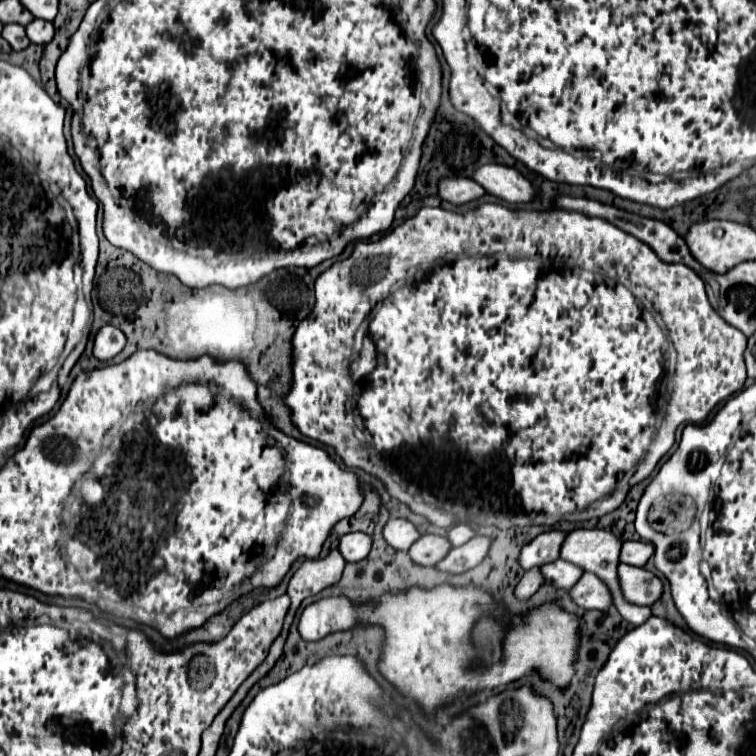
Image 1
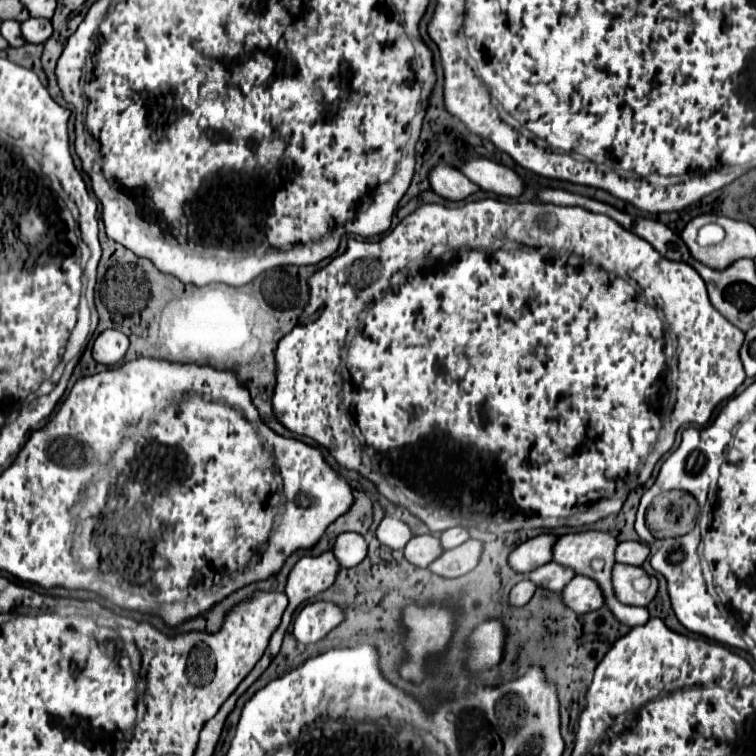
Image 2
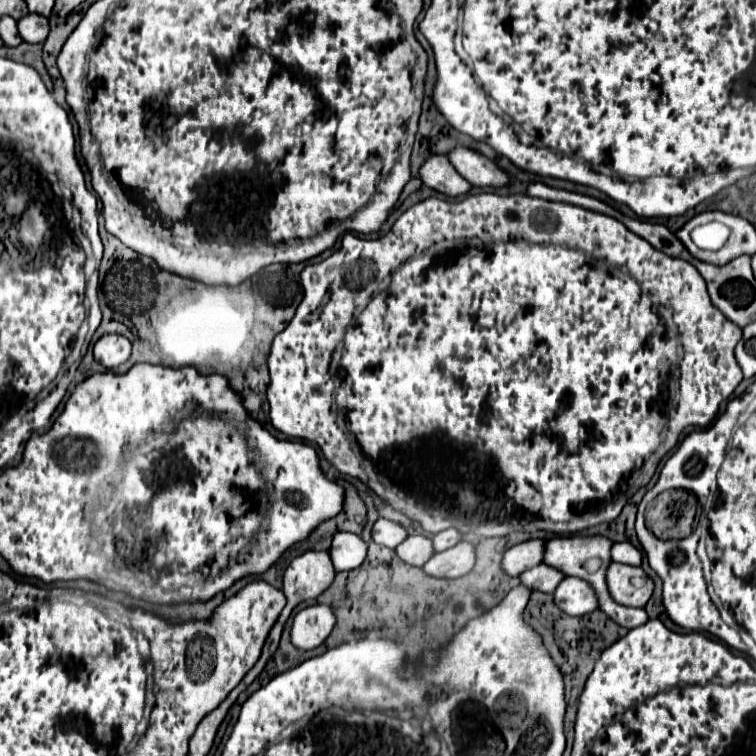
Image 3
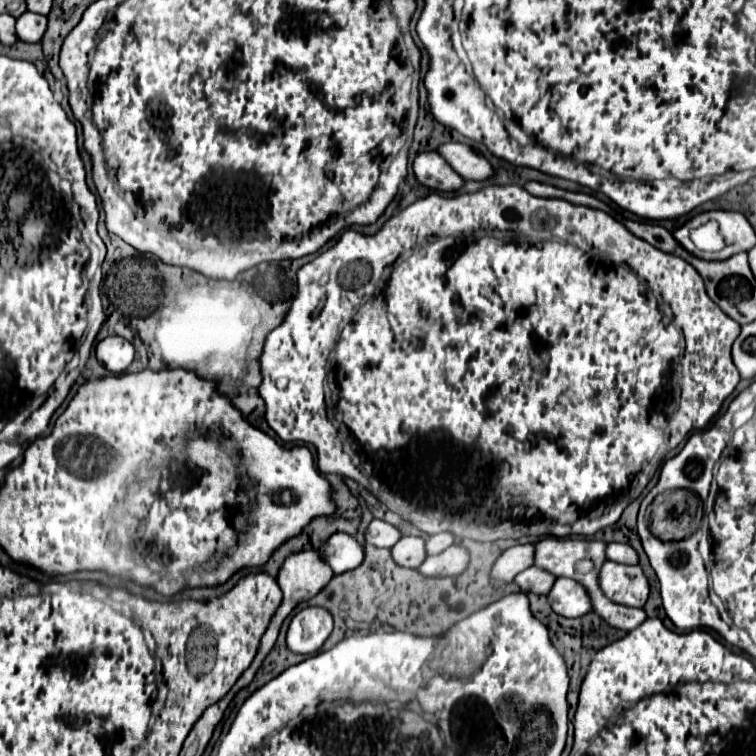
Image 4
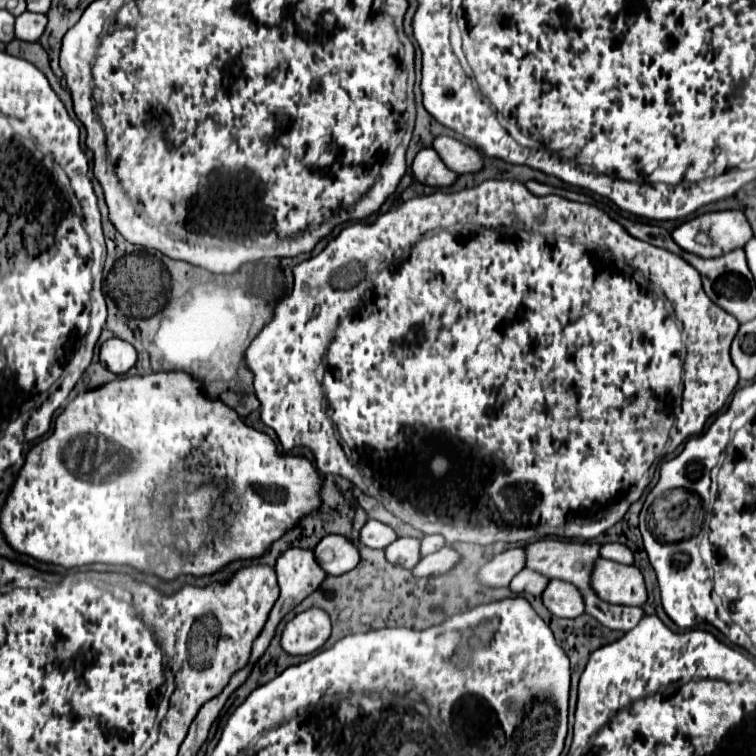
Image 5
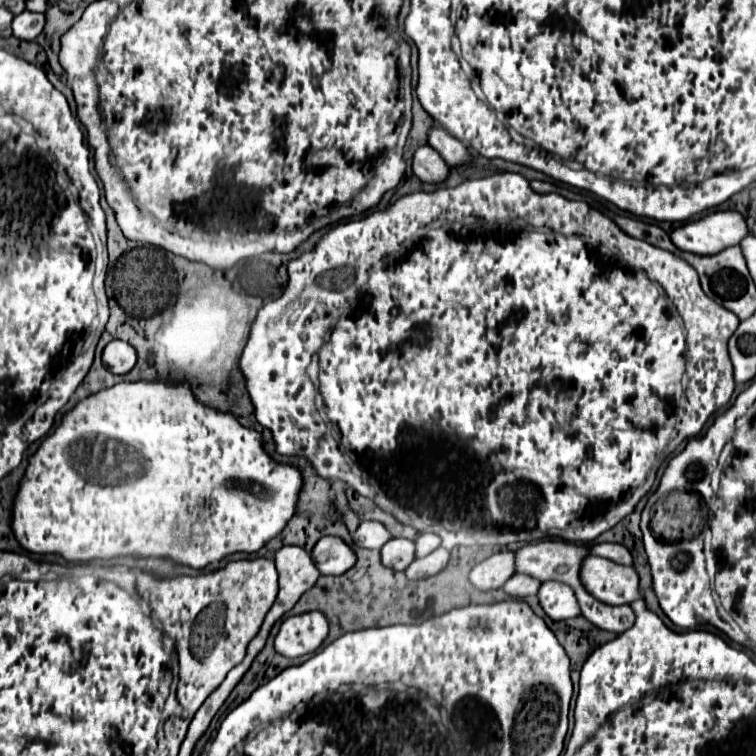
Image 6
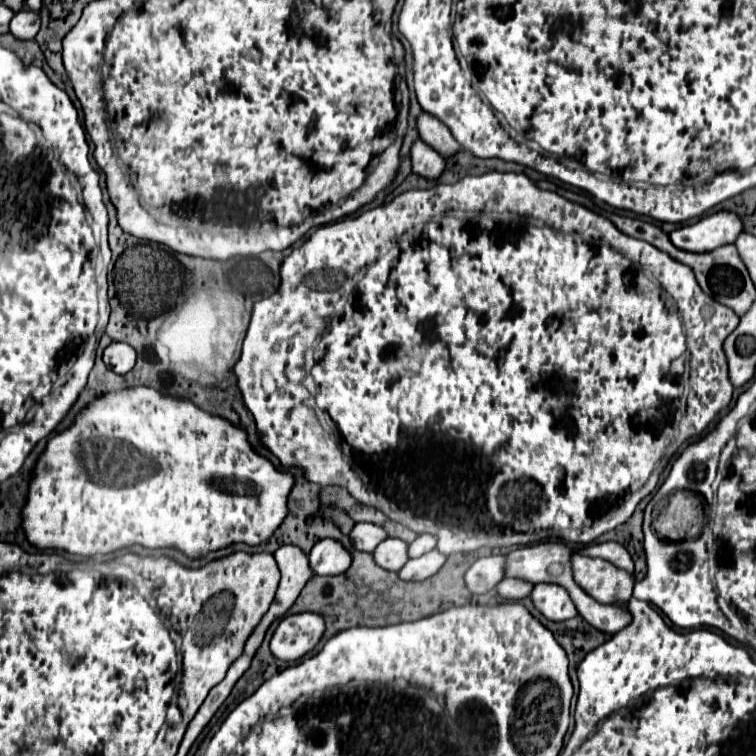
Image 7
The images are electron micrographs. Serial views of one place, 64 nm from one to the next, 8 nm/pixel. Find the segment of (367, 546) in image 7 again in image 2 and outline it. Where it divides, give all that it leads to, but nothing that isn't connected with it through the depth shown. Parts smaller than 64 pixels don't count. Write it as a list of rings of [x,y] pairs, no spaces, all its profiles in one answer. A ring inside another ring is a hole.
[[[384,516],[376,528],[376,538],[392,550],[402,550],[406,546],[406,542],[412,538],[412,532],[404,522],[400,522],[392,516]]]

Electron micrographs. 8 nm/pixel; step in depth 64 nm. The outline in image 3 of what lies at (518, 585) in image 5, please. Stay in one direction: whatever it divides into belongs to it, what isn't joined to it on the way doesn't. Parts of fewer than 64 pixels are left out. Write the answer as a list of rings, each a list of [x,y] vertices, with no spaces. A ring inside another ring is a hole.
[[[538,564],[538,566],[520,574],[520,584],[530,590],[552,594],[562,578],[564,578],[564,574],[560,574],[558,570],[546,566],[546,564]]]

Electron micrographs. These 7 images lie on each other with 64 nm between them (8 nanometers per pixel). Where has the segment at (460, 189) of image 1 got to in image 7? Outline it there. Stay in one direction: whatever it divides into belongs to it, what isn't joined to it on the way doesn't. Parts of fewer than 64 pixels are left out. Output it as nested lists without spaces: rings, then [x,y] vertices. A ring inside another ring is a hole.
[[[416,140],[412,144],[410,158],[412,158],[412,172],[416,172],[420,176],[438,178],[444,170],[444,158],[422,140]]]

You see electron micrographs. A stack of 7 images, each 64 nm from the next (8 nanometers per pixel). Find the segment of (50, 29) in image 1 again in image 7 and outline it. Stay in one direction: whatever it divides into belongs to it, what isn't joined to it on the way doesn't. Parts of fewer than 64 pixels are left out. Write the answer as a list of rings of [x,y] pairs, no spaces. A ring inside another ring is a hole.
[[[20,10],[10,20],[10,34],[16,36],[18,40],[32,40],[38,34],[38,30],[40,30],[40,16],[36,16],[36,12]]]

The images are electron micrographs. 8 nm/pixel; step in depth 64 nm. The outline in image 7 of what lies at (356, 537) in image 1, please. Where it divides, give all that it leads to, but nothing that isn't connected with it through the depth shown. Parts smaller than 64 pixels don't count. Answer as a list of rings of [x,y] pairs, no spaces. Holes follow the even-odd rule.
[[[324,538],[320,540],[312,552],[308,554],[310,558],[310,568],[316,576],[336,576],[336,574],[342,574],[352,558],[350,558],[350,552],[336,540],[332,538]]]

